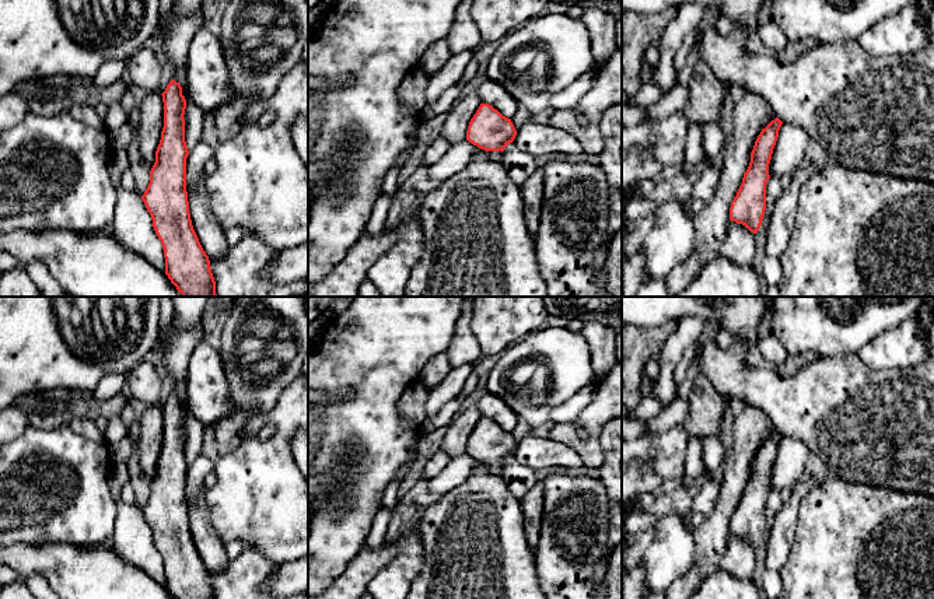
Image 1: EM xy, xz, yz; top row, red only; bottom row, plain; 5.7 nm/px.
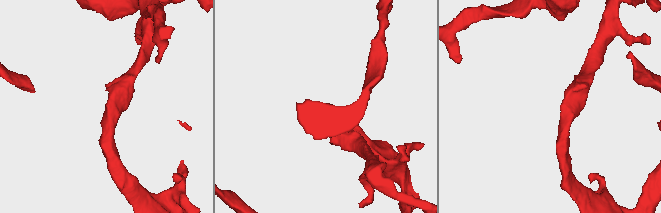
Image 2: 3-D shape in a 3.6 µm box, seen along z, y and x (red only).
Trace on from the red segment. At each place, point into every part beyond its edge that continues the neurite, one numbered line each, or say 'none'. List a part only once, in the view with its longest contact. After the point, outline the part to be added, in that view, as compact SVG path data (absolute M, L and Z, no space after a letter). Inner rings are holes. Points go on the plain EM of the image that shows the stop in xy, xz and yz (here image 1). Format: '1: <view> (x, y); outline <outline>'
1: yz (752, 427); outline M746 406L737 414L732 442L727 448L721 466L721 486L713 509L696 528L696 564L700 584L720 570L720 561L730 539L730 521L751 476L751 466L760 445L777 431L762 410Z

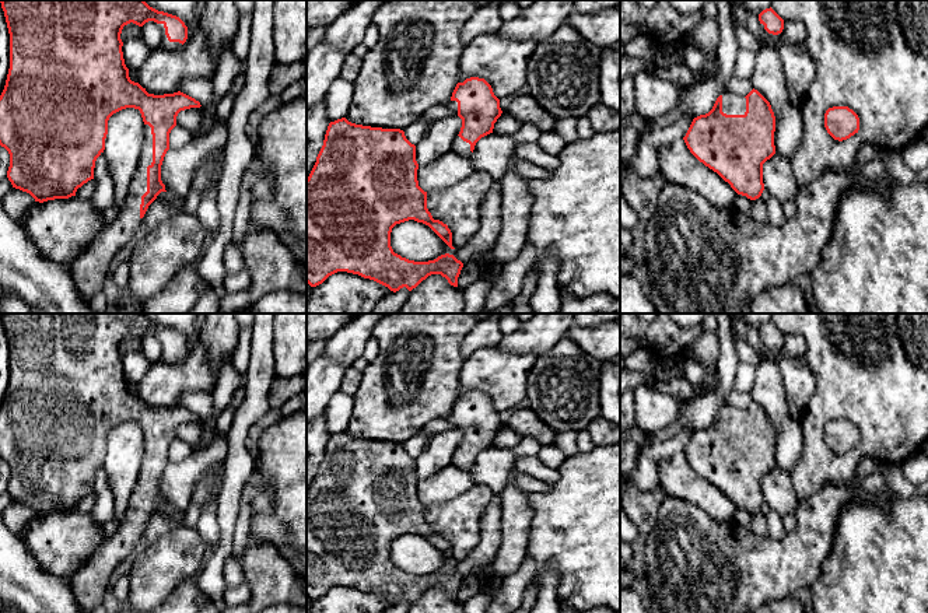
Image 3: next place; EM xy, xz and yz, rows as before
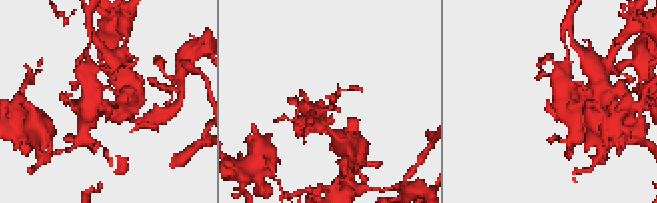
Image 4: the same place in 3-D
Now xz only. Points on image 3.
1: xz (461, 461); outline M459 449L452 456L452 465L466 472L472 467L470 458L463 455Z

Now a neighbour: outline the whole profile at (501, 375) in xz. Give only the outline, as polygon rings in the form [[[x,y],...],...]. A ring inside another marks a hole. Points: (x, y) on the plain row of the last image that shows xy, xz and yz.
[[[481,347],[470,354],[459,372],[459,395],[484,392],[500,413],[526,397],[528,372],[536,355],[502,351],[500,347]]]

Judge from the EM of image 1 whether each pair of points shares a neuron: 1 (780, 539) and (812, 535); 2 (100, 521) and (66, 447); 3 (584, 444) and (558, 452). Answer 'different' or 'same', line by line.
1: different
2: same
3: different

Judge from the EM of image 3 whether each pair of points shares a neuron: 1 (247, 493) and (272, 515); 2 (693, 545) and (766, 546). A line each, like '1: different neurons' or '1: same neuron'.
1: different neurons
2: same neuron

